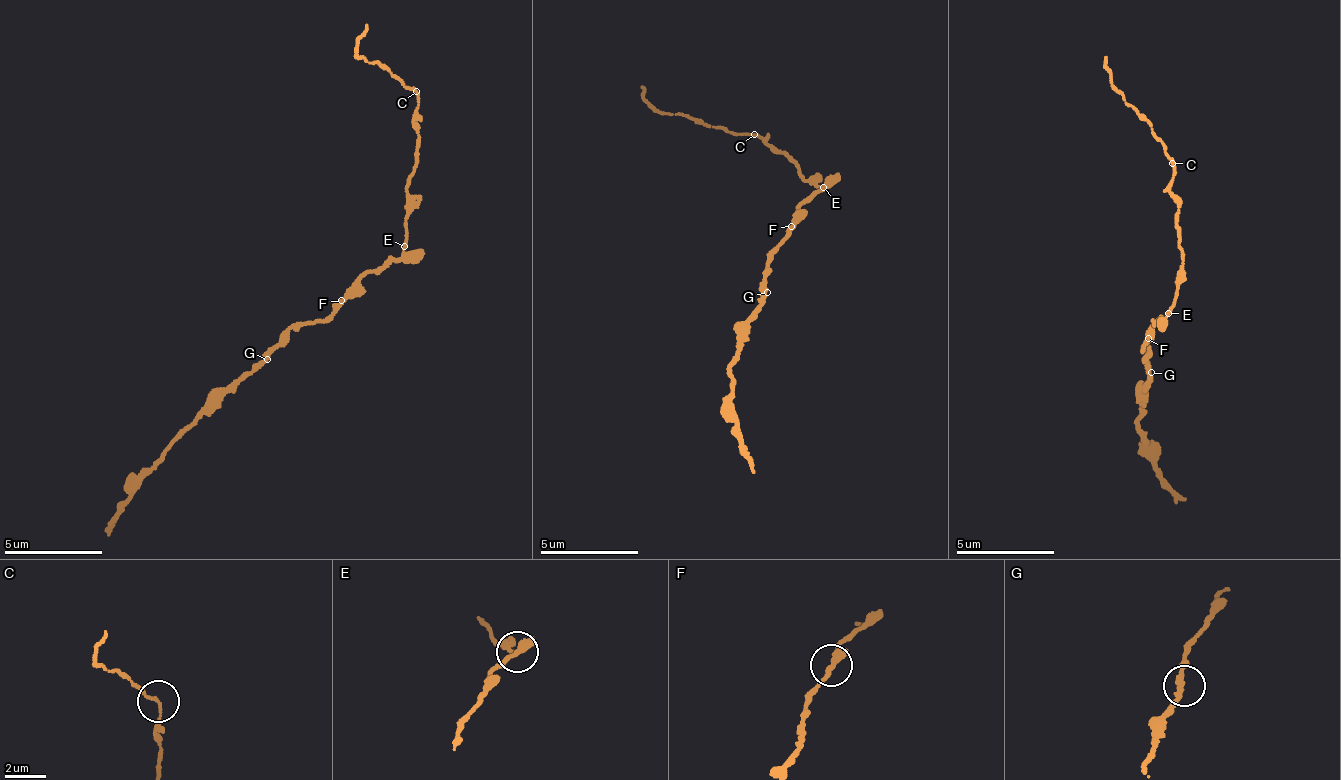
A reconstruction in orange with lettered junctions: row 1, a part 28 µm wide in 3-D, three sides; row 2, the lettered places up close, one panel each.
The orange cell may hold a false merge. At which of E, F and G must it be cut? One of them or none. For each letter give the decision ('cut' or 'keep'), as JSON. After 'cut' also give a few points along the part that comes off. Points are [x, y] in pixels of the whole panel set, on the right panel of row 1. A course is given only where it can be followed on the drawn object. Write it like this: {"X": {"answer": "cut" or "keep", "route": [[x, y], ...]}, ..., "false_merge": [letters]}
{"E": {"answer": "cut", "route": [[1166, 314], [1179, 287], [1173, 166], [1111, 81], [1105, 57]]}, "F": {"answer": "keep"}, "G": {"answer": "keep"}, "false_merge": ["E"]}

